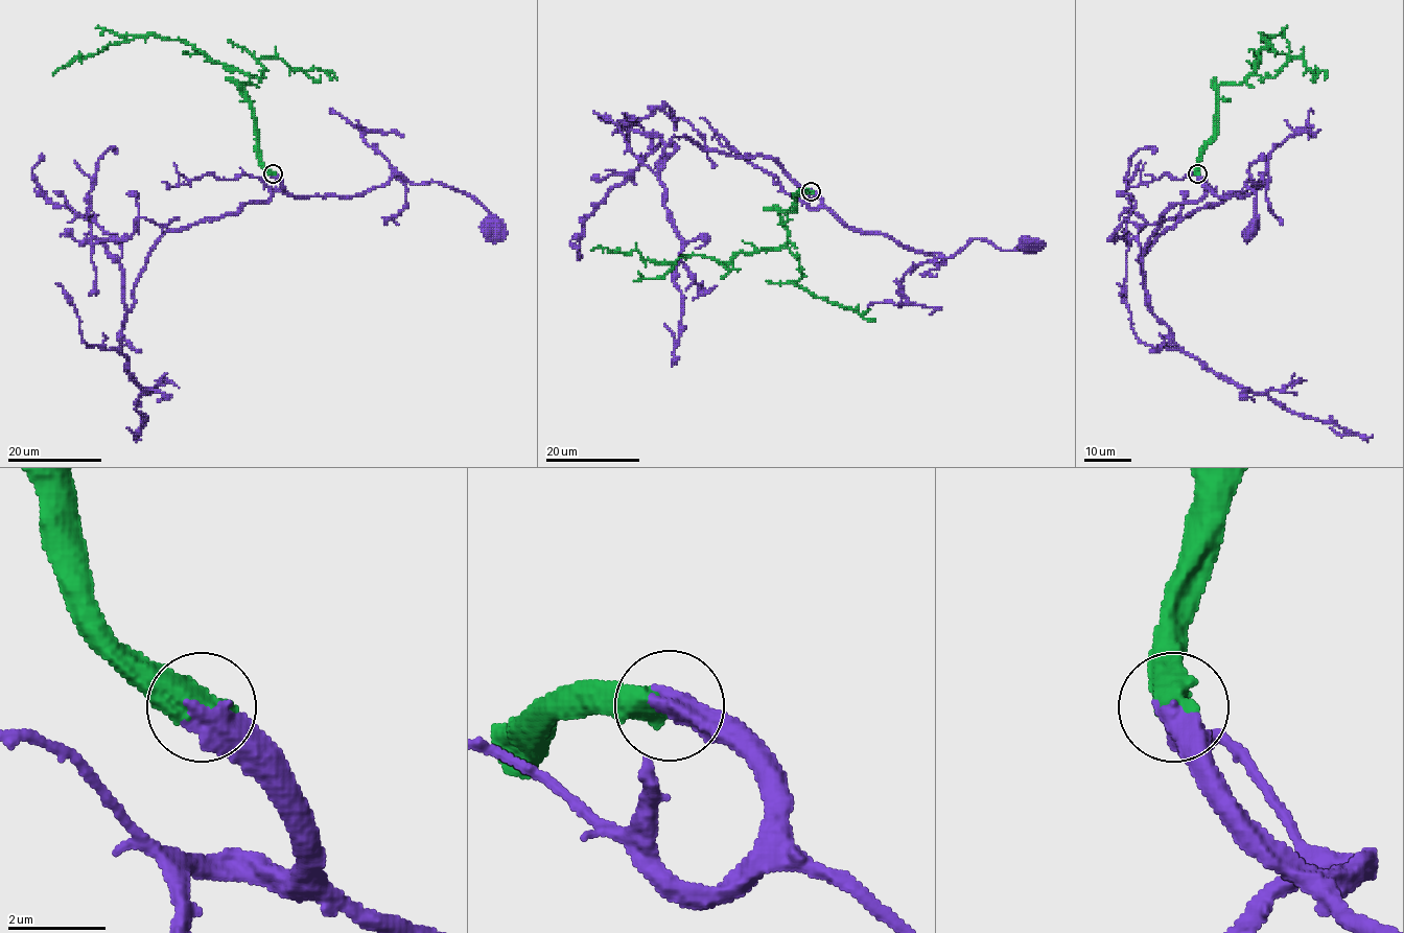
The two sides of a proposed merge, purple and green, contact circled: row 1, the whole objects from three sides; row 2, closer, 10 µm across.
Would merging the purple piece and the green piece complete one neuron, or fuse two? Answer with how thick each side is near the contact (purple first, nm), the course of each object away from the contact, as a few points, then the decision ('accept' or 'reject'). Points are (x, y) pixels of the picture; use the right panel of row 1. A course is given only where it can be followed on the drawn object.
calibres 600 and 650 nm; course purple (1197, 173), (1220, 196), (1245, 196), (1257, 186), (1259, 173), (1261, 183), (1245, 182), (1256, 192), (1252, 228); course green (1197, 173), (1216, 89), (1255, 71), (1269, 44), (1261, 36), (1269, 42), (1257, 53), (1257, 74); accept

